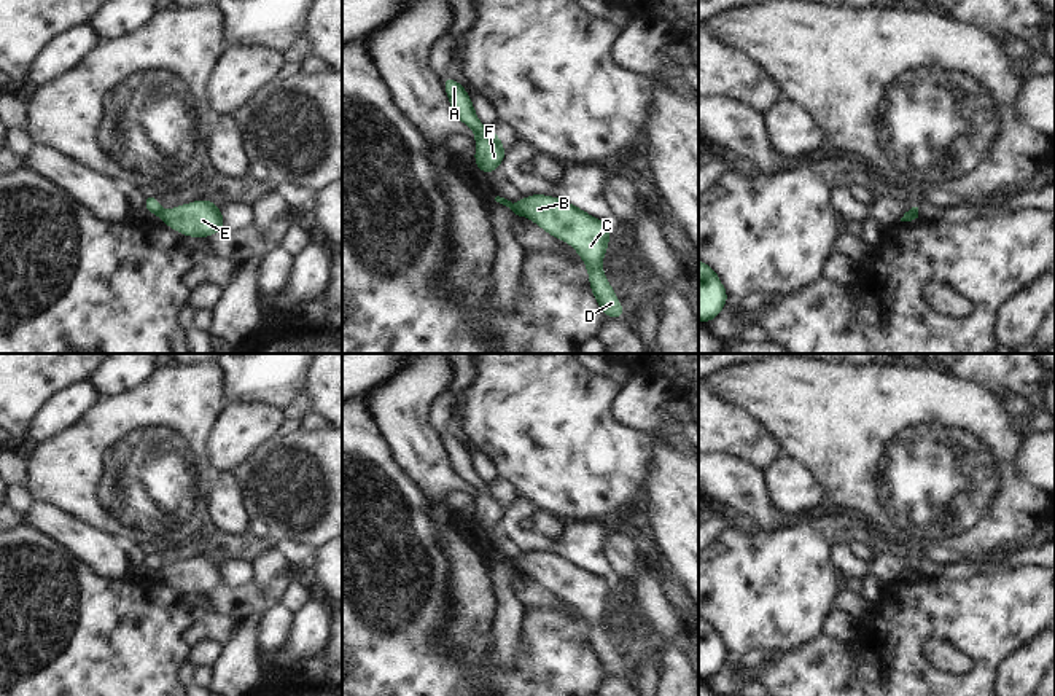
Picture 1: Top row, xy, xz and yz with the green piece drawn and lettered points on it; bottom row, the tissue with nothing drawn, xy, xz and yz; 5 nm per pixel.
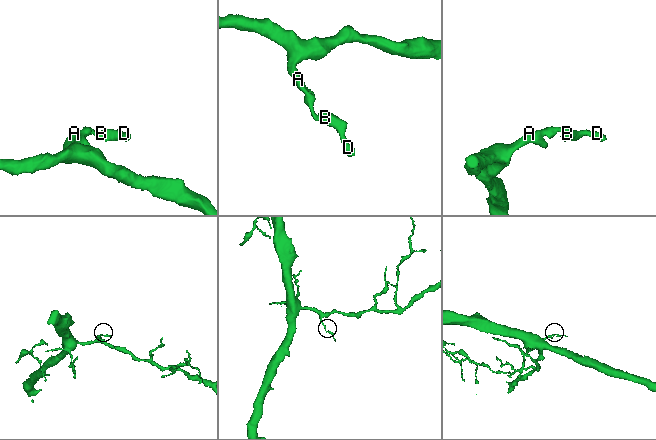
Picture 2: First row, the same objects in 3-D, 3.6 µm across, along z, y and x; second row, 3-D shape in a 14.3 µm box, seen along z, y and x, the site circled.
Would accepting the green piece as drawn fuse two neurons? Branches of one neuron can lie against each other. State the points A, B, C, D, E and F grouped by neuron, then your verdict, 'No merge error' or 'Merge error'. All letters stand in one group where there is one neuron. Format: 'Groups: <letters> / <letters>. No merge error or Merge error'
Groups: A F / B C D E. Merge error

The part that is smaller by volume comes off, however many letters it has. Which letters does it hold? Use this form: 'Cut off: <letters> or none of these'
Cut off: B, C, D, E

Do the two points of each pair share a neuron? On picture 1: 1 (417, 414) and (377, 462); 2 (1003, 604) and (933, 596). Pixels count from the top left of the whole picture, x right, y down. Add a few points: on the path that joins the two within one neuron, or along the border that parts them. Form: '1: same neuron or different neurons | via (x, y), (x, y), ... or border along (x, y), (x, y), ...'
1: different neurons | border along (373, 414), (393, 459), (411, 480)
2: same neuron | via (985, 604), (950, 604)

